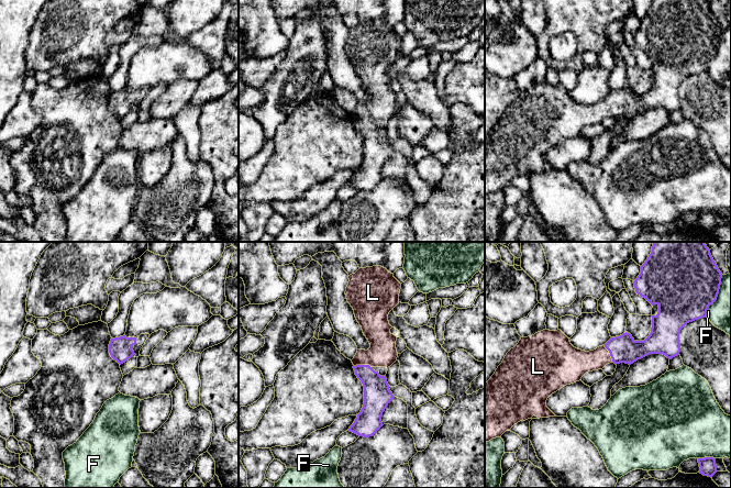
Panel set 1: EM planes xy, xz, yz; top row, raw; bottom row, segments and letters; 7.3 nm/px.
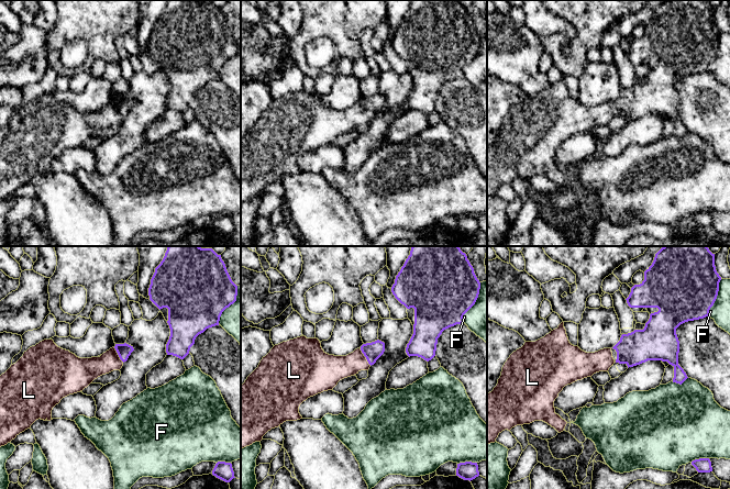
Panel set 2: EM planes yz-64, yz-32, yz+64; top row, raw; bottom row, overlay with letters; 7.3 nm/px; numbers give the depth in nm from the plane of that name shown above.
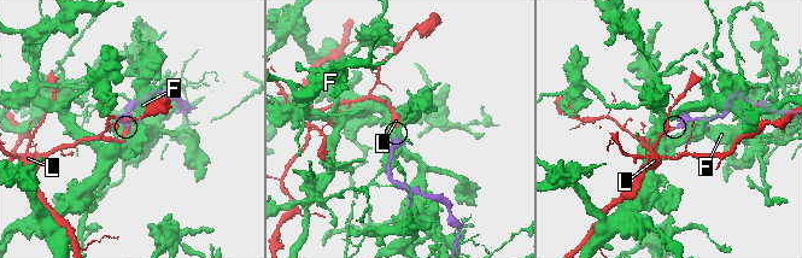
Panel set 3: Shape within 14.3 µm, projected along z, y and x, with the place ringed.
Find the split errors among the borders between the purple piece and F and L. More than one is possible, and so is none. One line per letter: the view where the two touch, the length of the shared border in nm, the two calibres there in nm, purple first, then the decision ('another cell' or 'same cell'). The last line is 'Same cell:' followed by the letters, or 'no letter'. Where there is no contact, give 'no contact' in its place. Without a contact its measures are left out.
F: contact in yz; length 130 nm; calibres 120 and 480 nm; another cell
L: contact in xz; length 140 nm; calibres 200 and 200 nm; same cell
Same cell: L

